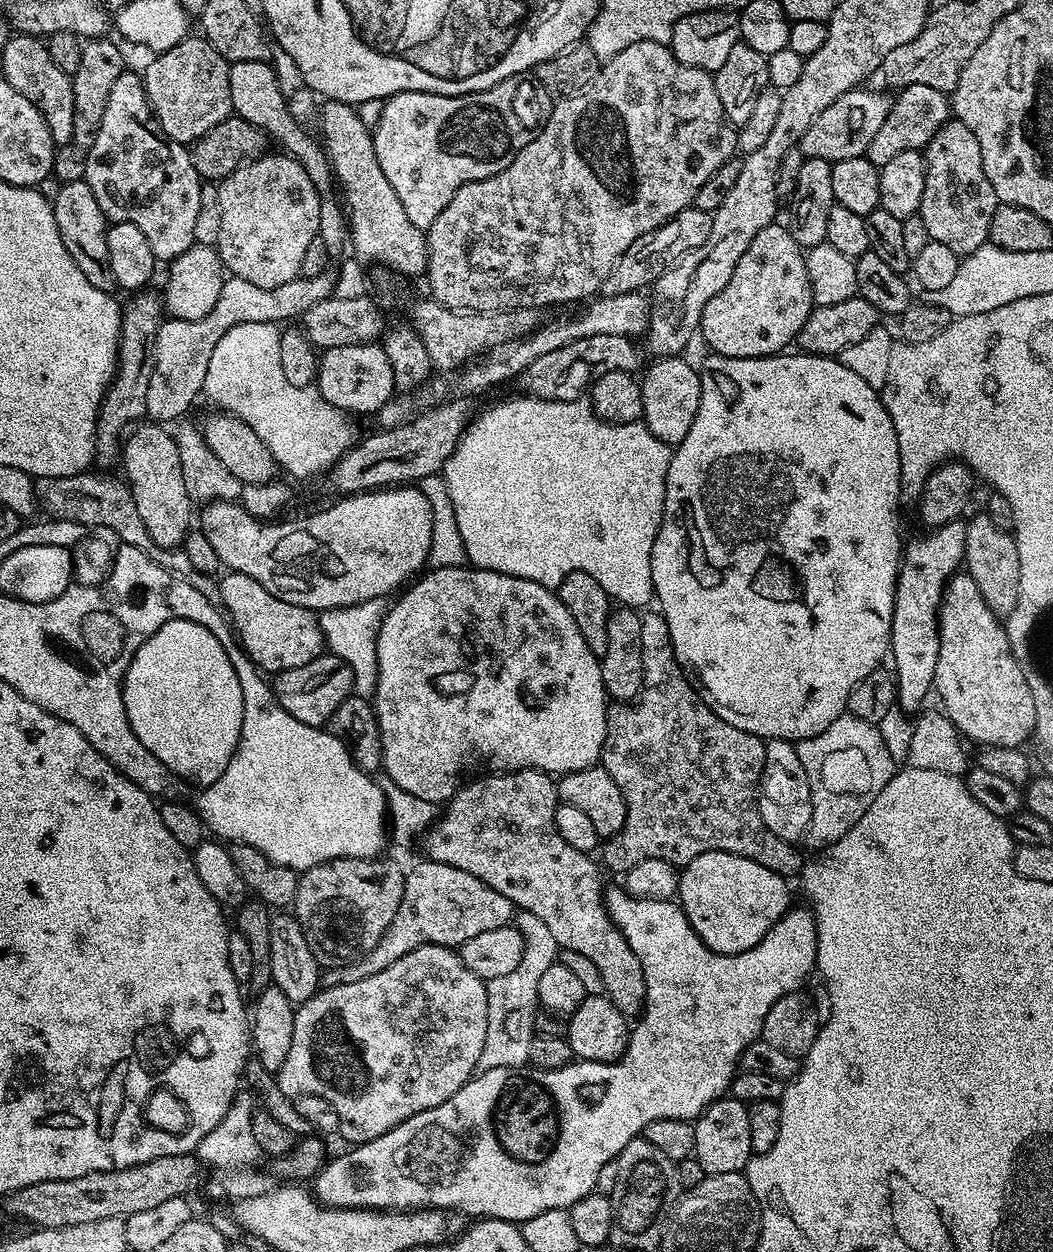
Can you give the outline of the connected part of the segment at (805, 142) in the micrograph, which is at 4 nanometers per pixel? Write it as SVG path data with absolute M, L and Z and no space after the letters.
M868 86L852 89L851 92L842 94L814 122L810 122L810 130L802 134L798 145L801 152L807 158L822 158L829 162L845 160L846 158L858 158L867 153L874 134L886 122L886 114L892 108L893 97L884 92L871 92Z

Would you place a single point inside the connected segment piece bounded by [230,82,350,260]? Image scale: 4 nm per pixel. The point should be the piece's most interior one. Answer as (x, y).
(263, 105)

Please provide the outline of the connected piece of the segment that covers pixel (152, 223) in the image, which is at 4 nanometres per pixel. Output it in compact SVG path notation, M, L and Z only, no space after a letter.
M125 70L118 78L118 82L114 82L114 86L110 86L110 98L106 98L106 111L102 113L102 126L98 126L98 138L90 150L90 158L86 158L86 174L83 179L90 186L90 190L94 190L94 198L98 198L98 206L102 206L102 210L109 221L118 224L130 222L134 226L138 226L138 230L142 230L142 234L146 234L146 242L150 242L150 250L154 250L157 261L171 262L177 260L196 243L194 225L198 223L198 210L200 209L200 185L202 183L200 175L194 170L191 151L185 145L173 144L171 140L165 138L158 131L158 125L152 114L152 107L148 105L143 79L137 73Z

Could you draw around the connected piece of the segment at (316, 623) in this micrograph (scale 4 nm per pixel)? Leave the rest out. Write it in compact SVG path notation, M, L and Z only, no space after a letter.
M229 571L224 575L218 580L220 604L238 637L240 647L248 653L249 660L257 668L268 674L294 670L298 666L306 666L306 662L314 662L314 658L325 651L320 618L311 608L294 606L274 598L270 590L258 586L254 578L246 578L246 574L241 572Z

